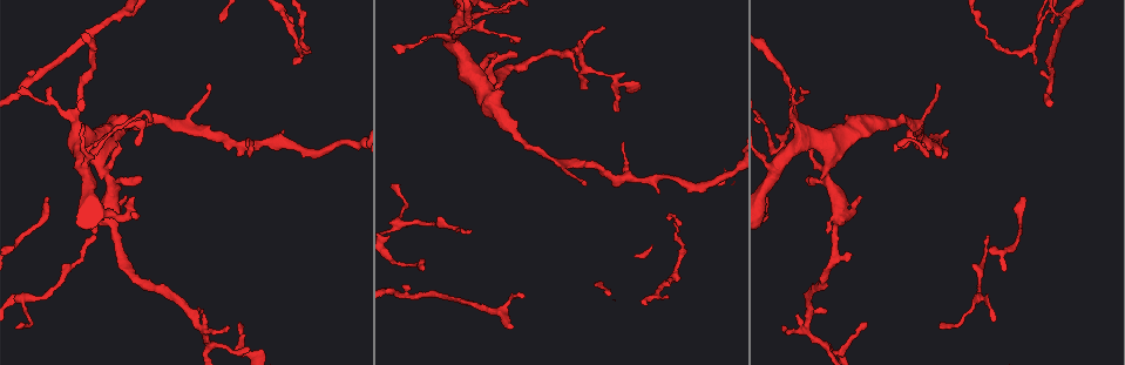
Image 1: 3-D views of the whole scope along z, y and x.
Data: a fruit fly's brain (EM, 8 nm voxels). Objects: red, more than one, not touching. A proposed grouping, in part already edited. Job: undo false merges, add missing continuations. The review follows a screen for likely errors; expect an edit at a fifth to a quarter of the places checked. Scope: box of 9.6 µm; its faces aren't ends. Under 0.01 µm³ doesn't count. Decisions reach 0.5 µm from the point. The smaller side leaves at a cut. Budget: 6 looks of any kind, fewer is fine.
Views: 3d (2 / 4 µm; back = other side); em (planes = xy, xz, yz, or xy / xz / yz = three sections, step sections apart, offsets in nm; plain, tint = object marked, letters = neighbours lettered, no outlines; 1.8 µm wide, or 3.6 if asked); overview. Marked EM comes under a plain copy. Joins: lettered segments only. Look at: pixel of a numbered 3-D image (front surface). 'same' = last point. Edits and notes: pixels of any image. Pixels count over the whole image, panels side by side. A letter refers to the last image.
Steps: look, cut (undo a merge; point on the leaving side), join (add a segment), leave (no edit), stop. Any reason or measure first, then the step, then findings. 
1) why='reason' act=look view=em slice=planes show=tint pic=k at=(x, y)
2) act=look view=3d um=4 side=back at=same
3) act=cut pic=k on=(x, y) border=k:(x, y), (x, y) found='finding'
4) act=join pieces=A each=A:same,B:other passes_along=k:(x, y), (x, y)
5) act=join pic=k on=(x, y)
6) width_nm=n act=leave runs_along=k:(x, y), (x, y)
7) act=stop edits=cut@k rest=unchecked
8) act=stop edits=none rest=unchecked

why='three arms meet' act=look view=3d um=4 pic=1 at=(488, 74)

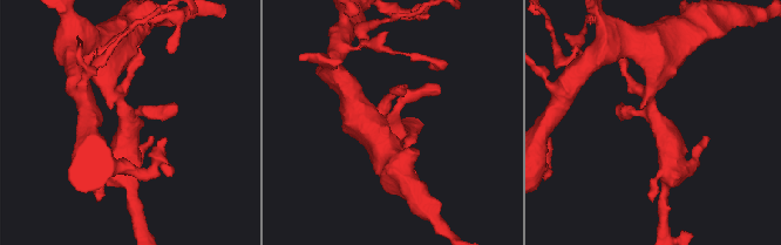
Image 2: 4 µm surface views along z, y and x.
act=look view=em slice=planes show=letters pic=2 at=(125, 110)

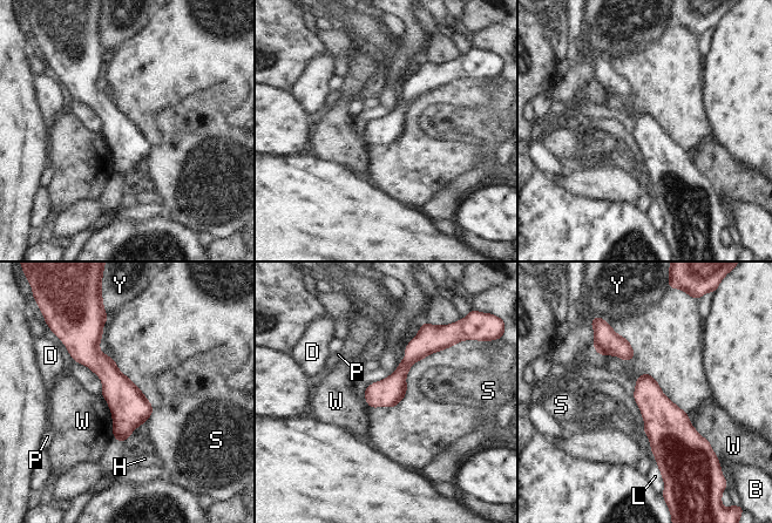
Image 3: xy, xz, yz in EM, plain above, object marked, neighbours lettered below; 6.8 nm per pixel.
act=leave each=B:other,D:other,H:other,L:other,P:other,S:other,W:other,Y:other runs_along=3:(99, 327), (93, 357), (123, 396), (123, 437) found='one cell here'

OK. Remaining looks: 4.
why='tapers out' act=look view=em slice=planes show=tint pic=1 at=(46, 199)

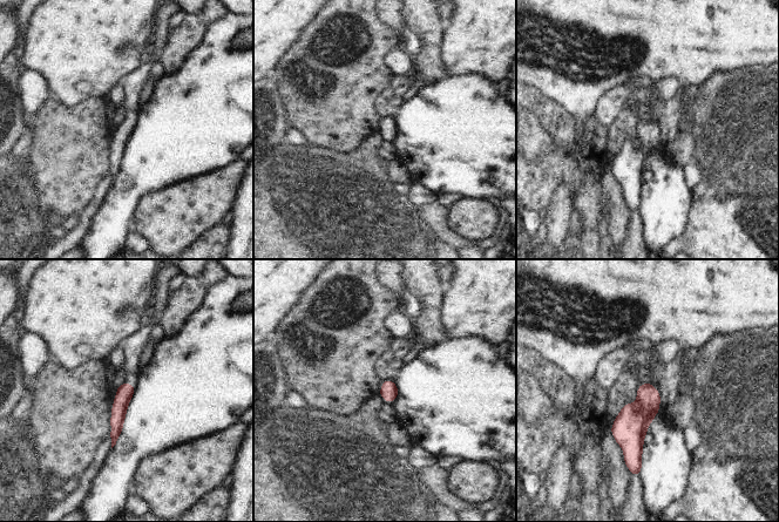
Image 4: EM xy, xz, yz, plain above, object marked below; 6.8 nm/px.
act=look view=em slice=planes show=letters at=same

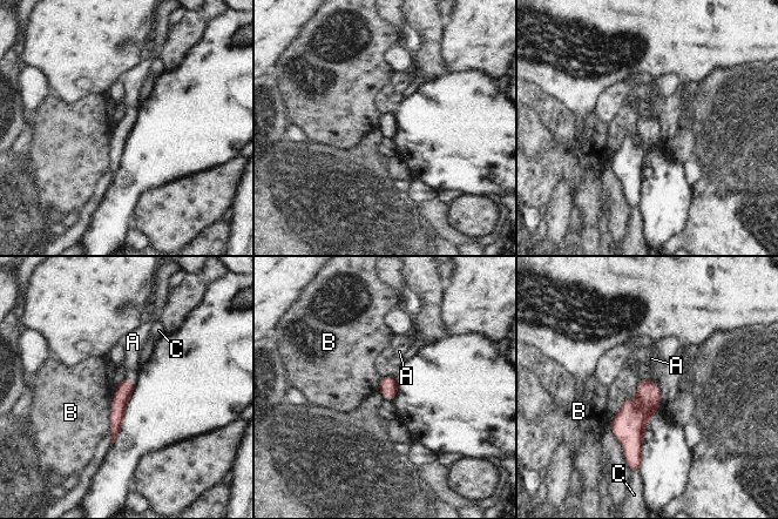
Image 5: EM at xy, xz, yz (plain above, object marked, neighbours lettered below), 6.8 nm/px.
longest_contact=B:340nm act=join pieces=A each=A:same,B:other,C:other passes_along=5:(124, 389), (130, 382), (133, 345) found='the cell continues'

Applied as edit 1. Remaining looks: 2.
act=look view=overview

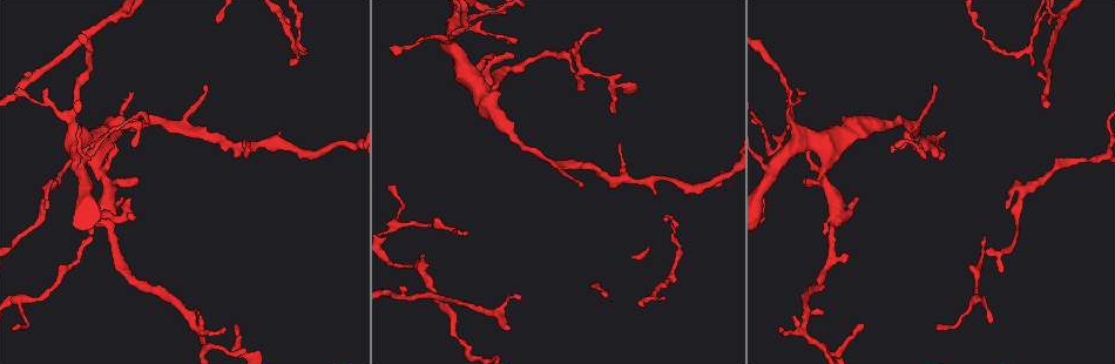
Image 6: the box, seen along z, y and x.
why='arms part here' act=look view=em um=3.6 slice=planes show=letters pic=6 at=(394, 225)

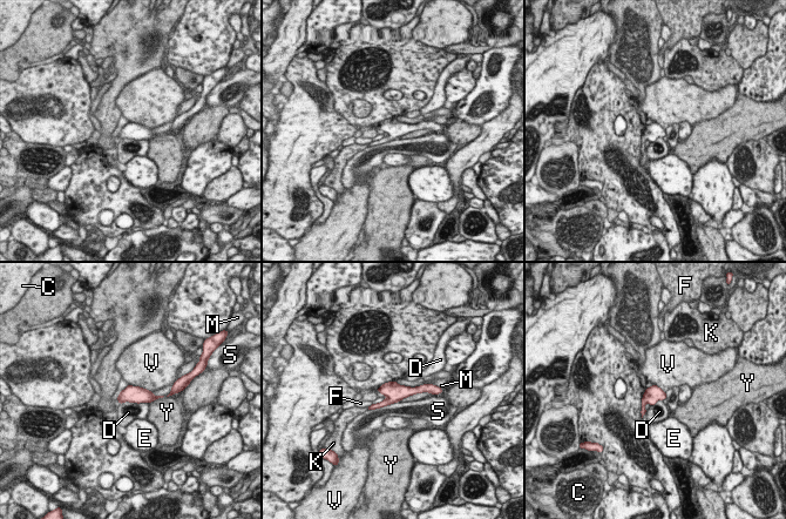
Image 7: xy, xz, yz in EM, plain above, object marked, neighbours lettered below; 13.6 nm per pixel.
act=leave each=C:other,D:other,E:other,F:other,K:other,M:other,S:other,V:other,Y:other border=7:(148, 402), (122, 402), (120, 404) found='continuous, no second cell'

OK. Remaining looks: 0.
act=stop edits=join@5 rest=unchecked

